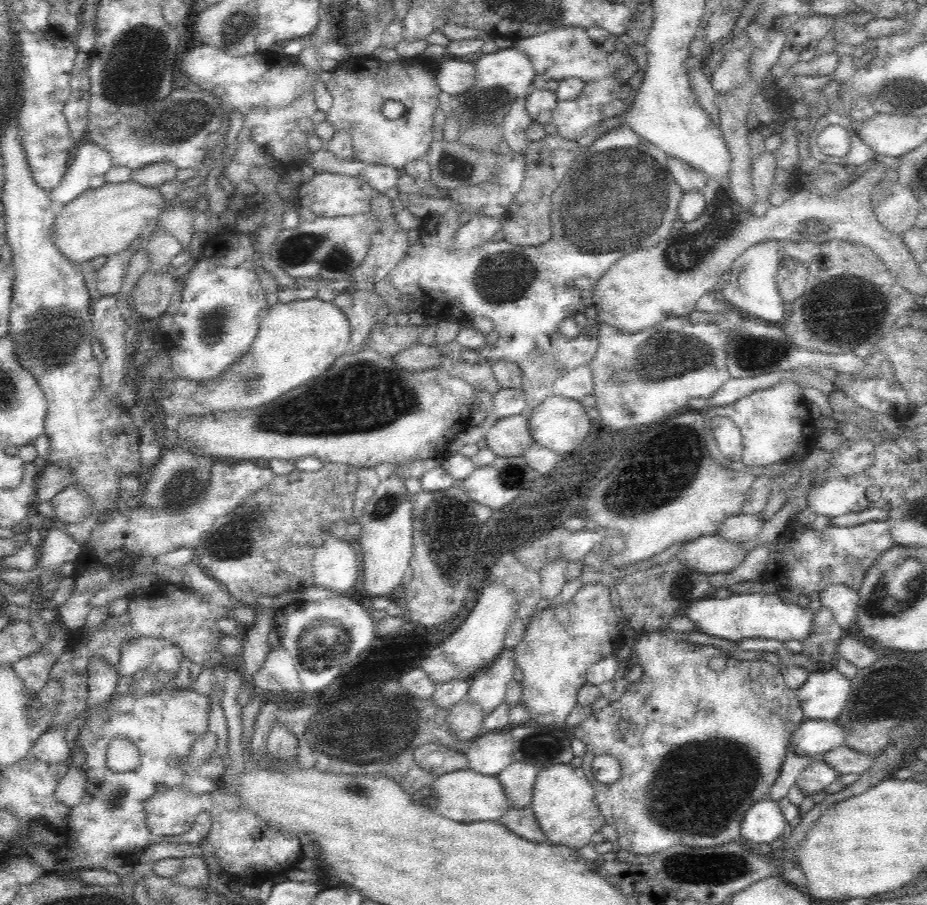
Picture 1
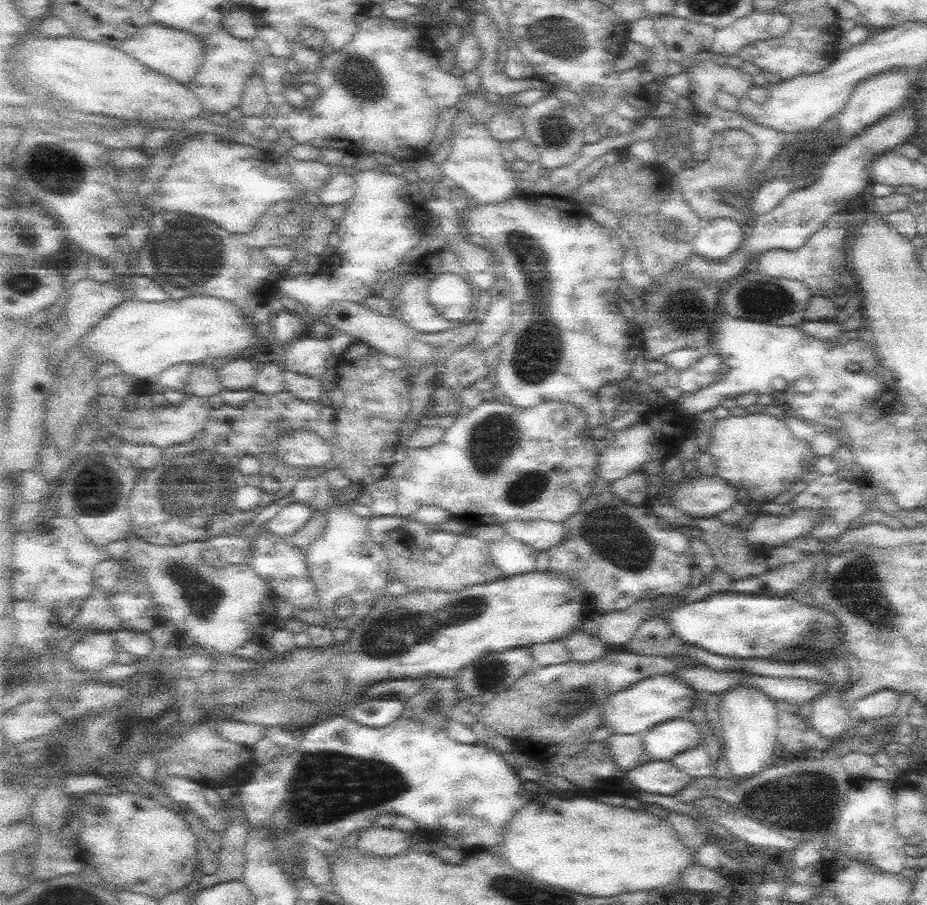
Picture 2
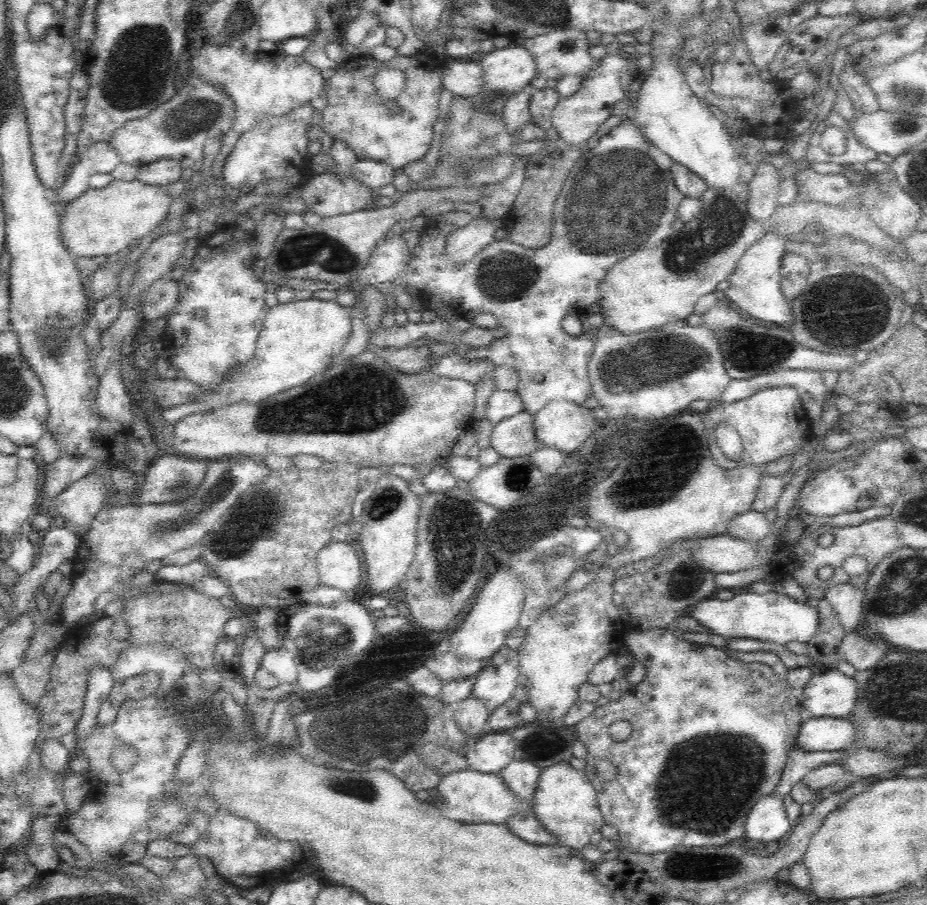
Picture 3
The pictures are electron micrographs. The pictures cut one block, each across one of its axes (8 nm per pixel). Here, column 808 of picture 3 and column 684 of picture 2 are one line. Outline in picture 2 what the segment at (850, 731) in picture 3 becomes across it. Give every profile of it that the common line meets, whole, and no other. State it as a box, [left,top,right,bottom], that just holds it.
[643,720,703,761]

